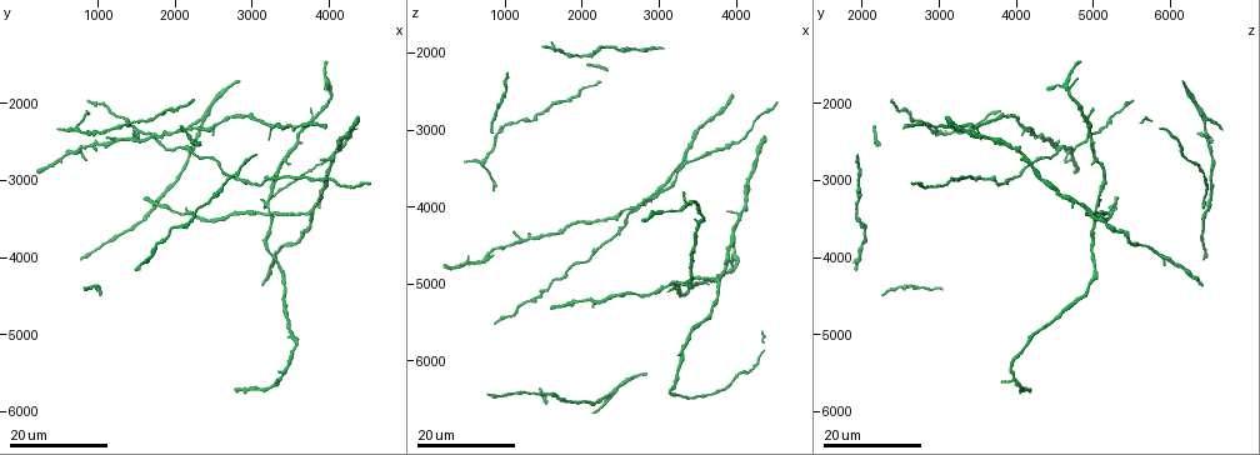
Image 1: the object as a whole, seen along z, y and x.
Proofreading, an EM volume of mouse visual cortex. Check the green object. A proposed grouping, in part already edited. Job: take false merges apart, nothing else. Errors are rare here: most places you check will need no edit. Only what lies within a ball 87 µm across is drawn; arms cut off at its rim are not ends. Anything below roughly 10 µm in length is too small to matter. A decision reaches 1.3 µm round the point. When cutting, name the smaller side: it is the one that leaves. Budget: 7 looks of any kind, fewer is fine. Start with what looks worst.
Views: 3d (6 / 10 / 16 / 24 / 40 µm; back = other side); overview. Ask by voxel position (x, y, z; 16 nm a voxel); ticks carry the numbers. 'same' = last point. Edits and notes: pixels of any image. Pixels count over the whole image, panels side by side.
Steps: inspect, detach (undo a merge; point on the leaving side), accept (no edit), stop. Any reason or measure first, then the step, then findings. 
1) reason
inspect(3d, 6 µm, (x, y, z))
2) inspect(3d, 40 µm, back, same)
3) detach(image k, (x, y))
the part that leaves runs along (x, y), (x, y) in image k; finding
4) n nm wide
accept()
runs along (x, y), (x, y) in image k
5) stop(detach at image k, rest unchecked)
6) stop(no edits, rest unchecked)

three-way junction
inspect(3d, 24 µm, (1200, 2450, 4400))

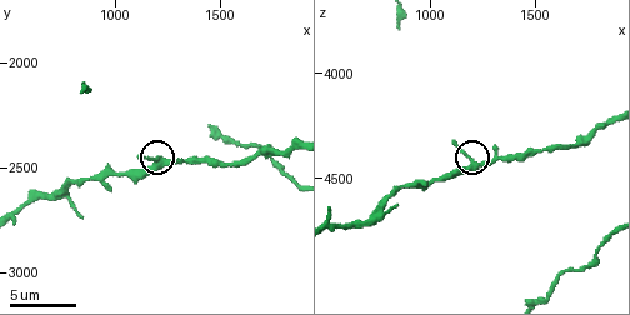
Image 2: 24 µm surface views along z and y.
zoom in
inspect(3d, 6 µm, (1210, 2460, 4430))

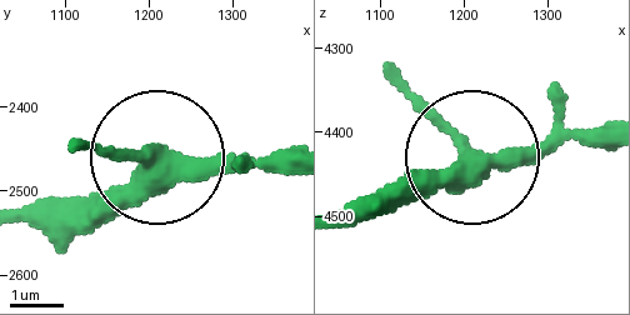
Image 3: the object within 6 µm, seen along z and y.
side arm 21 µm
accept()
runs along (290, 169), (141, 169), (65, 245) in image 3; all the same neuron

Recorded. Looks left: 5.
three arms meet
inspect(3d, 24 µm, (3800, 2150, 4950))

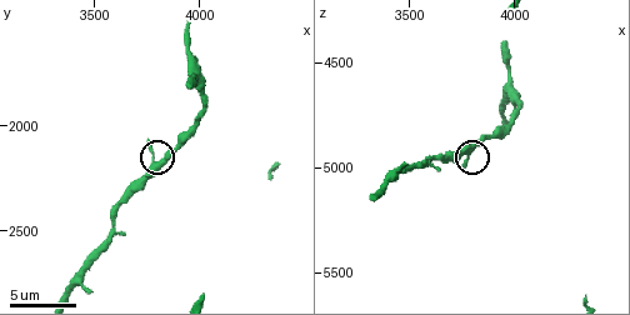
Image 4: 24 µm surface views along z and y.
inspect(3d, 6 µm, (3800, 2170, 4920))

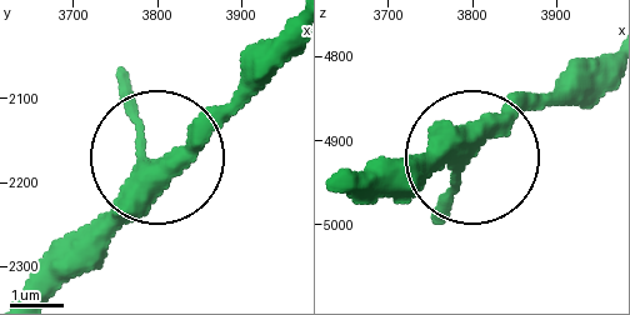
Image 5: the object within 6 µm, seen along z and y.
side arm 16 µm
accept()
runs along (338, 193), (391, 193), (459, 161), (575, 63) in image 5; all the same neuron

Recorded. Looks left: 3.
arms part here
inspect(3d, 24 µm, (3700, 3400, 4950))

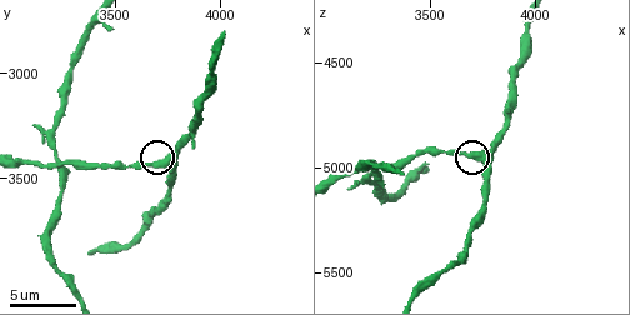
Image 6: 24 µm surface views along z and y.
inspect(3d, 10 µm, (3740, 3420, 4930))

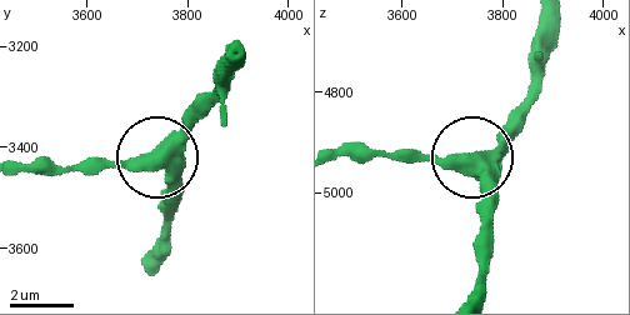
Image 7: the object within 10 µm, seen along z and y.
inspect(3d, 10 µm, back, (3735, 3440, 4950))

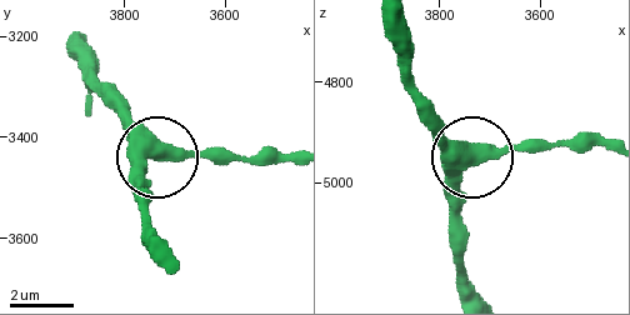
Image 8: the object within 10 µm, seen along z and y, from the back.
side arm 67 µm; 3 arms
accept()
one neuron here

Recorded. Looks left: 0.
stop(no edits, rest unchecked)

